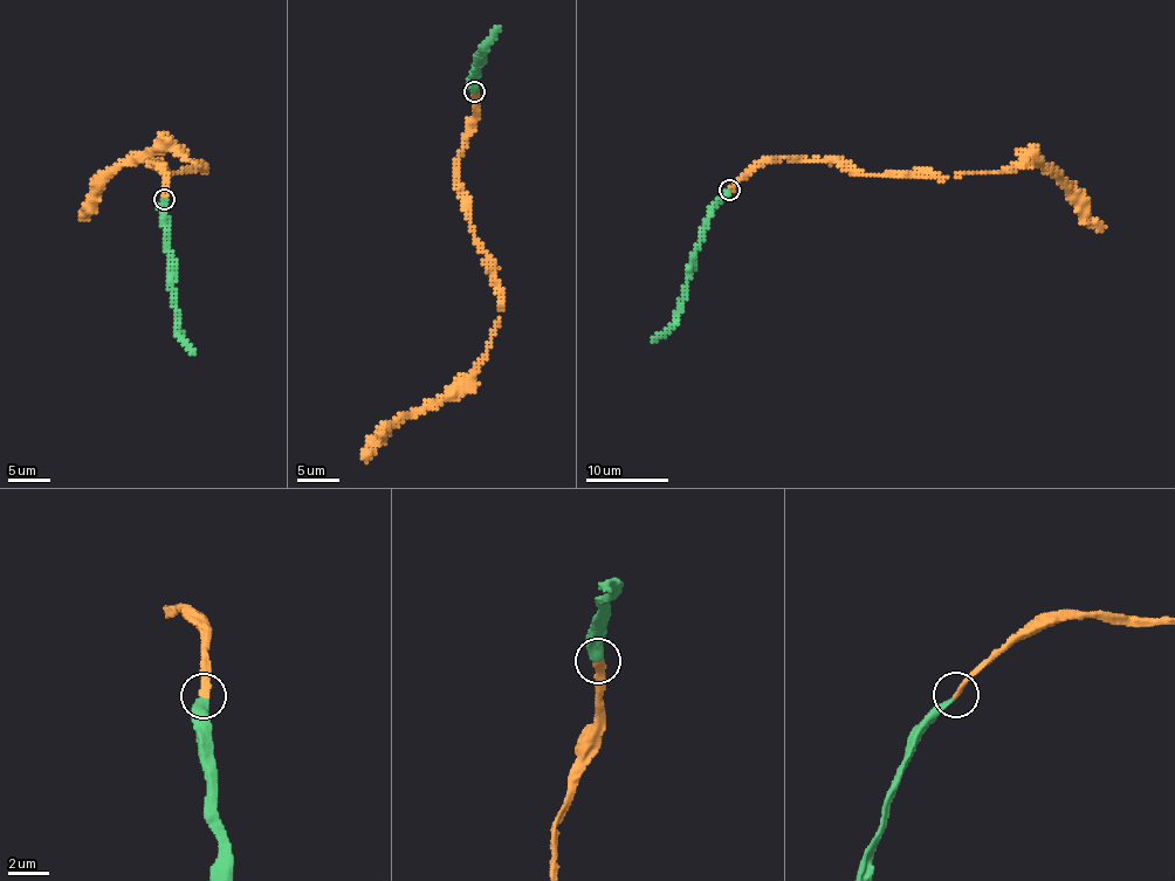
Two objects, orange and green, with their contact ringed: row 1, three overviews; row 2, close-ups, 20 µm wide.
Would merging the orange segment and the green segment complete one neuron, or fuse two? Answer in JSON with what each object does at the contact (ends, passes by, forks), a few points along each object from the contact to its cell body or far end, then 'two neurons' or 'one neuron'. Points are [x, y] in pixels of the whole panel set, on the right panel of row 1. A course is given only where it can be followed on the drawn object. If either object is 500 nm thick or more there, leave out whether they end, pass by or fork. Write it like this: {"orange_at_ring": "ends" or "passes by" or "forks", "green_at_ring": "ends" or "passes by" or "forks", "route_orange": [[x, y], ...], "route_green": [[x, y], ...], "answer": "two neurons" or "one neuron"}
{"orange_at_ring": "ends", "green_at_ring": "ends", "route_orange": [[730, 190], [775, 158], [956, 178], [1035, 160], [1100, 232]], "route_green": [[730, 192], [716, 206], [705, 227], [680, 315], [651, 341]], "answer": "one neuron"}

